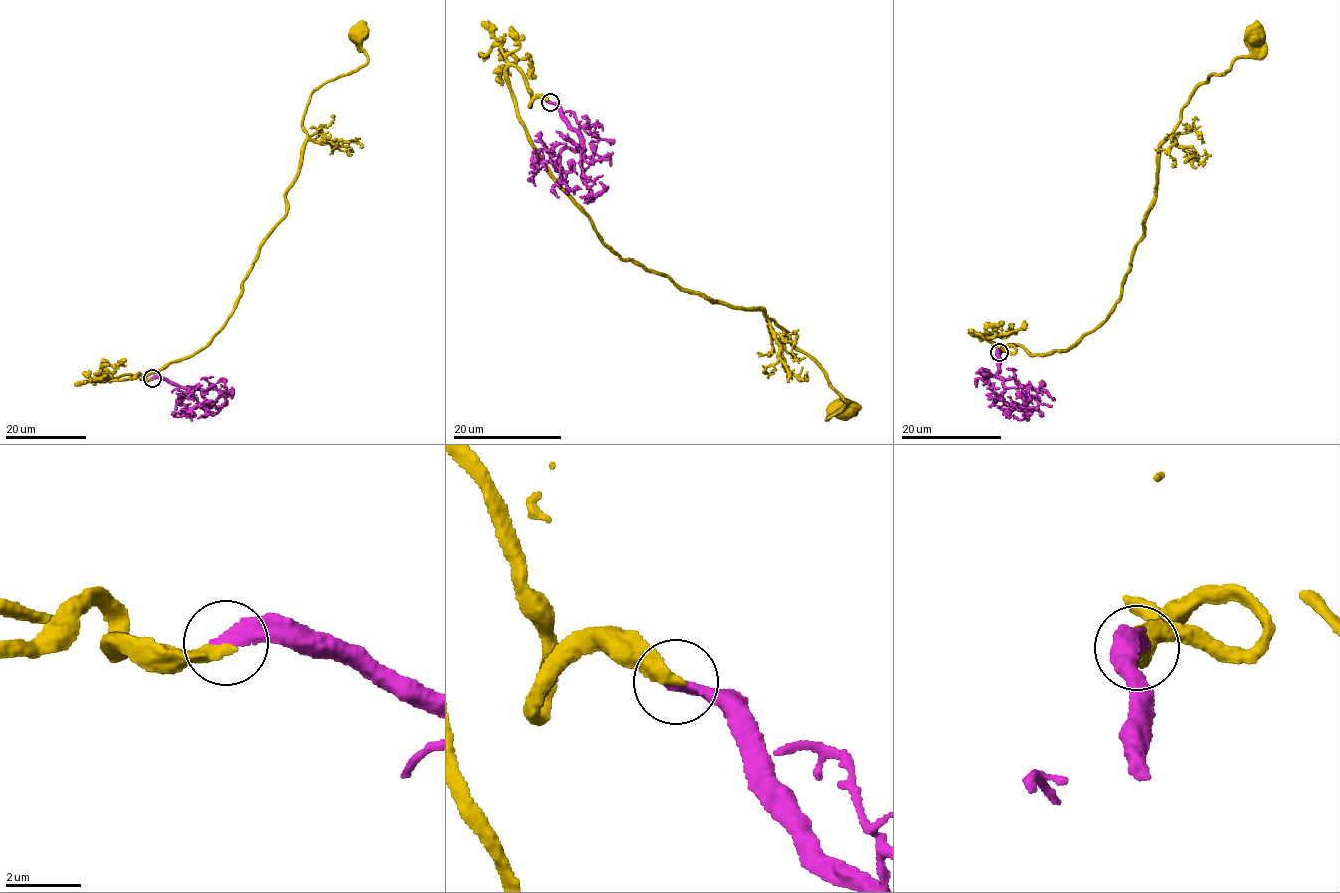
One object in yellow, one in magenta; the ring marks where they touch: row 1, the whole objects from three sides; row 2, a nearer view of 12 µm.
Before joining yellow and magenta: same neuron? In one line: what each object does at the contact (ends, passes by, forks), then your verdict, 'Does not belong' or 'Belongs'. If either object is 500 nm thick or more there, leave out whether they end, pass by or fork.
At the ring yellow ends. At the ring magenta ends. Belongs

